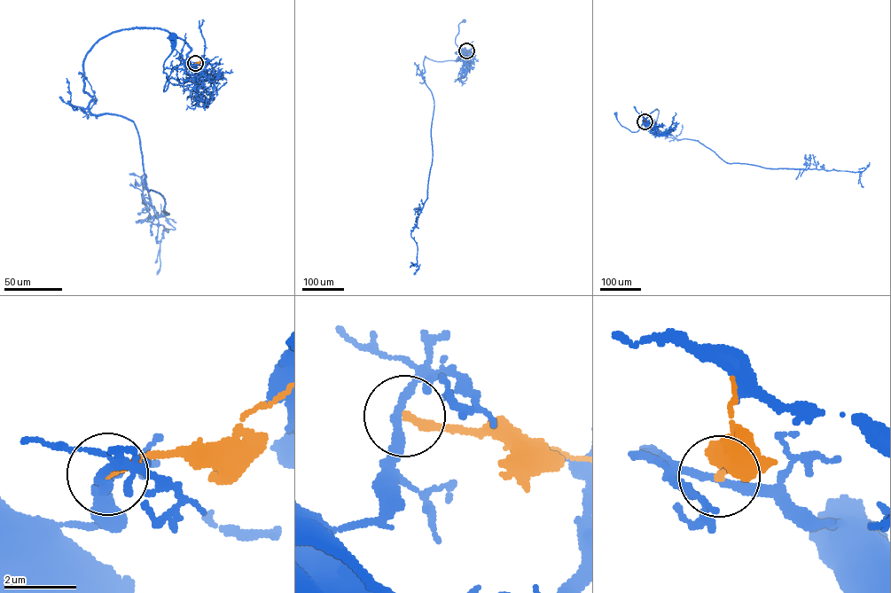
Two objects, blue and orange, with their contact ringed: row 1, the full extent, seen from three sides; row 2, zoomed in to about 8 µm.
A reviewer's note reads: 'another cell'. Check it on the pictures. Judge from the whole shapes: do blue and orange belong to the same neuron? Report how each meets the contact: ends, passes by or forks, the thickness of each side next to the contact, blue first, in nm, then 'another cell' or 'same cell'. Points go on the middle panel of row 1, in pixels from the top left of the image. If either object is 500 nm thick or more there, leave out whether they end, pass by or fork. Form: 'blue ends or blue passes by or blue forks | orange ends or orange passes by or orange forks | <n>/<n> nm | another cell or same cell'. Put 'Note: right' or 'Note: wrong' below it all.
blue passes by | orange ends | 240/200 nm | another cell
Note: right

